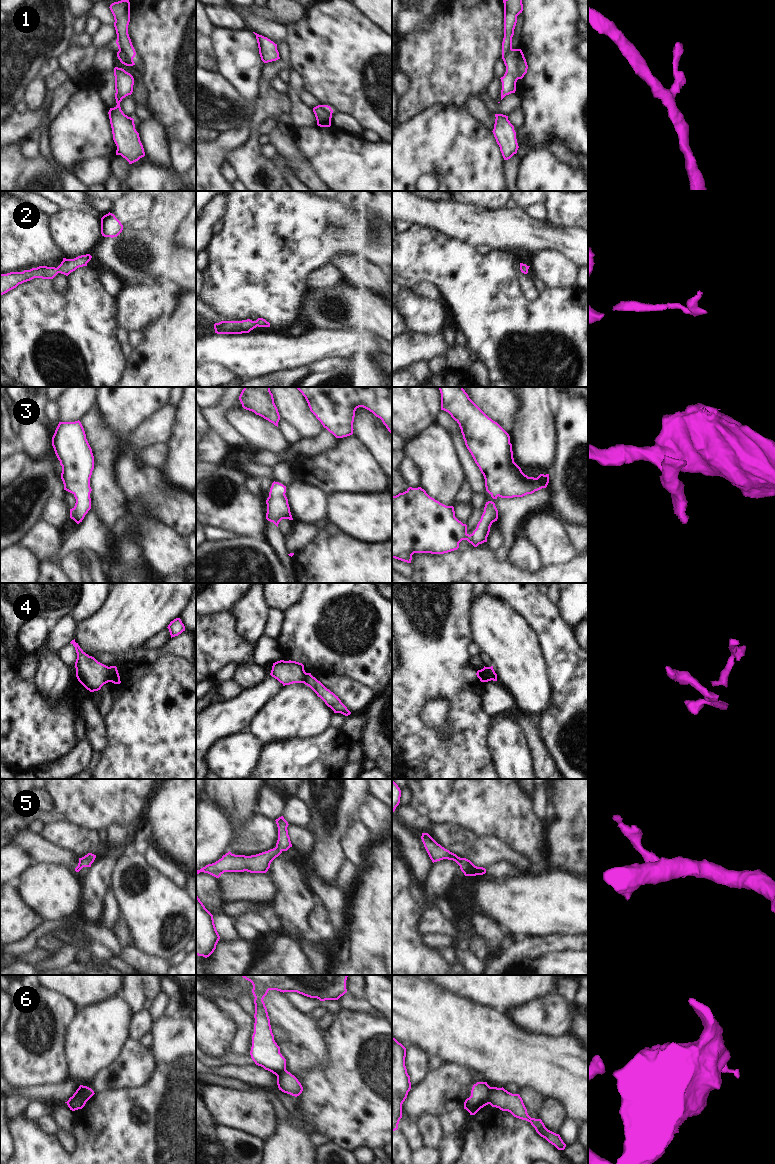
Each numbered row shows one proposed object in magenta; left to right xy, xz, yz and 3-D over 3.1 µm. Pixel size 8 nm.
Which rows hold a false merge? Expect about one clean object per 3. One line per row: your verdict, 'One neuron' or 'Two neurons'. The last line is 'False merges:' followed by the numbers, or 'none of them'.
1: Two neurons
2: One neuron
3: One neuron
4: Two neurons
5: One neuron
6: Two neurons
False merges: 1, 4, 6

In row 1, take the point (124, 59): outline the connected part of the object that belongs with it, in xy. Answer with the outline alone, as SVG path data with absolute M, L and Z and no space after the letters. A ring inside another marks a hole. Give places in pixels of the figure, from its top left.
M120 50L117 52L117 57L120 62L126 66L135 65L133 58L129 58L125 53L121 52Z

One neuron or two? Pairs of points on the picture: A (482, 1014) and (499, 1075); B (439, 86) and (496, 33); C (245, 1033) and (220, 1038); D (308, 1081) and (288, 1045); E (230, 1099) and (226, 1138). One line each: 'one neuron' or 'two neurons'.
A: one neuron
B: one neuron
C: two neurons
D: two neurons
E: two neurons

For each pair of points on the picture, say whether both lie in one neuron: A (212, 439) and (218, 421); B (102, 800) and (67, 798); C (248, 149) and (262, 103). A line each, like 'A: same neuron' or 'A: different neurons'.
A: different neurons
B: same neuron
C: same neuron

